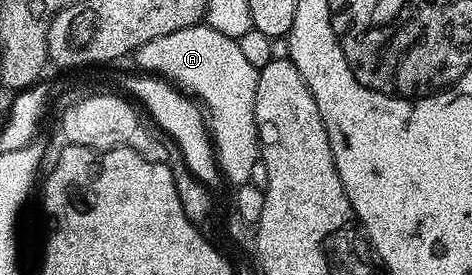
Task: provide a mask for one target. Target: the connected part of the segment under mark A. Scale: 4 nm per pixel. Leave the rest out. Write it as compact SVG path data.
M201 21L189 27L182 27L174 33L154 37L154 41L146 41L141 47L131 52L130 59L140 66L137 68L141 72L163 77L179 87L181 91L199 100L203 114L206 116L206 126L214 144L216 162L221 176L225 180L229 179L232 185L239 185L248 182L250 165L258 161L258 140L252 133L232 135L232 51L234 55L234 41L230 36L218 33L218 29L210 28L206 22Z

